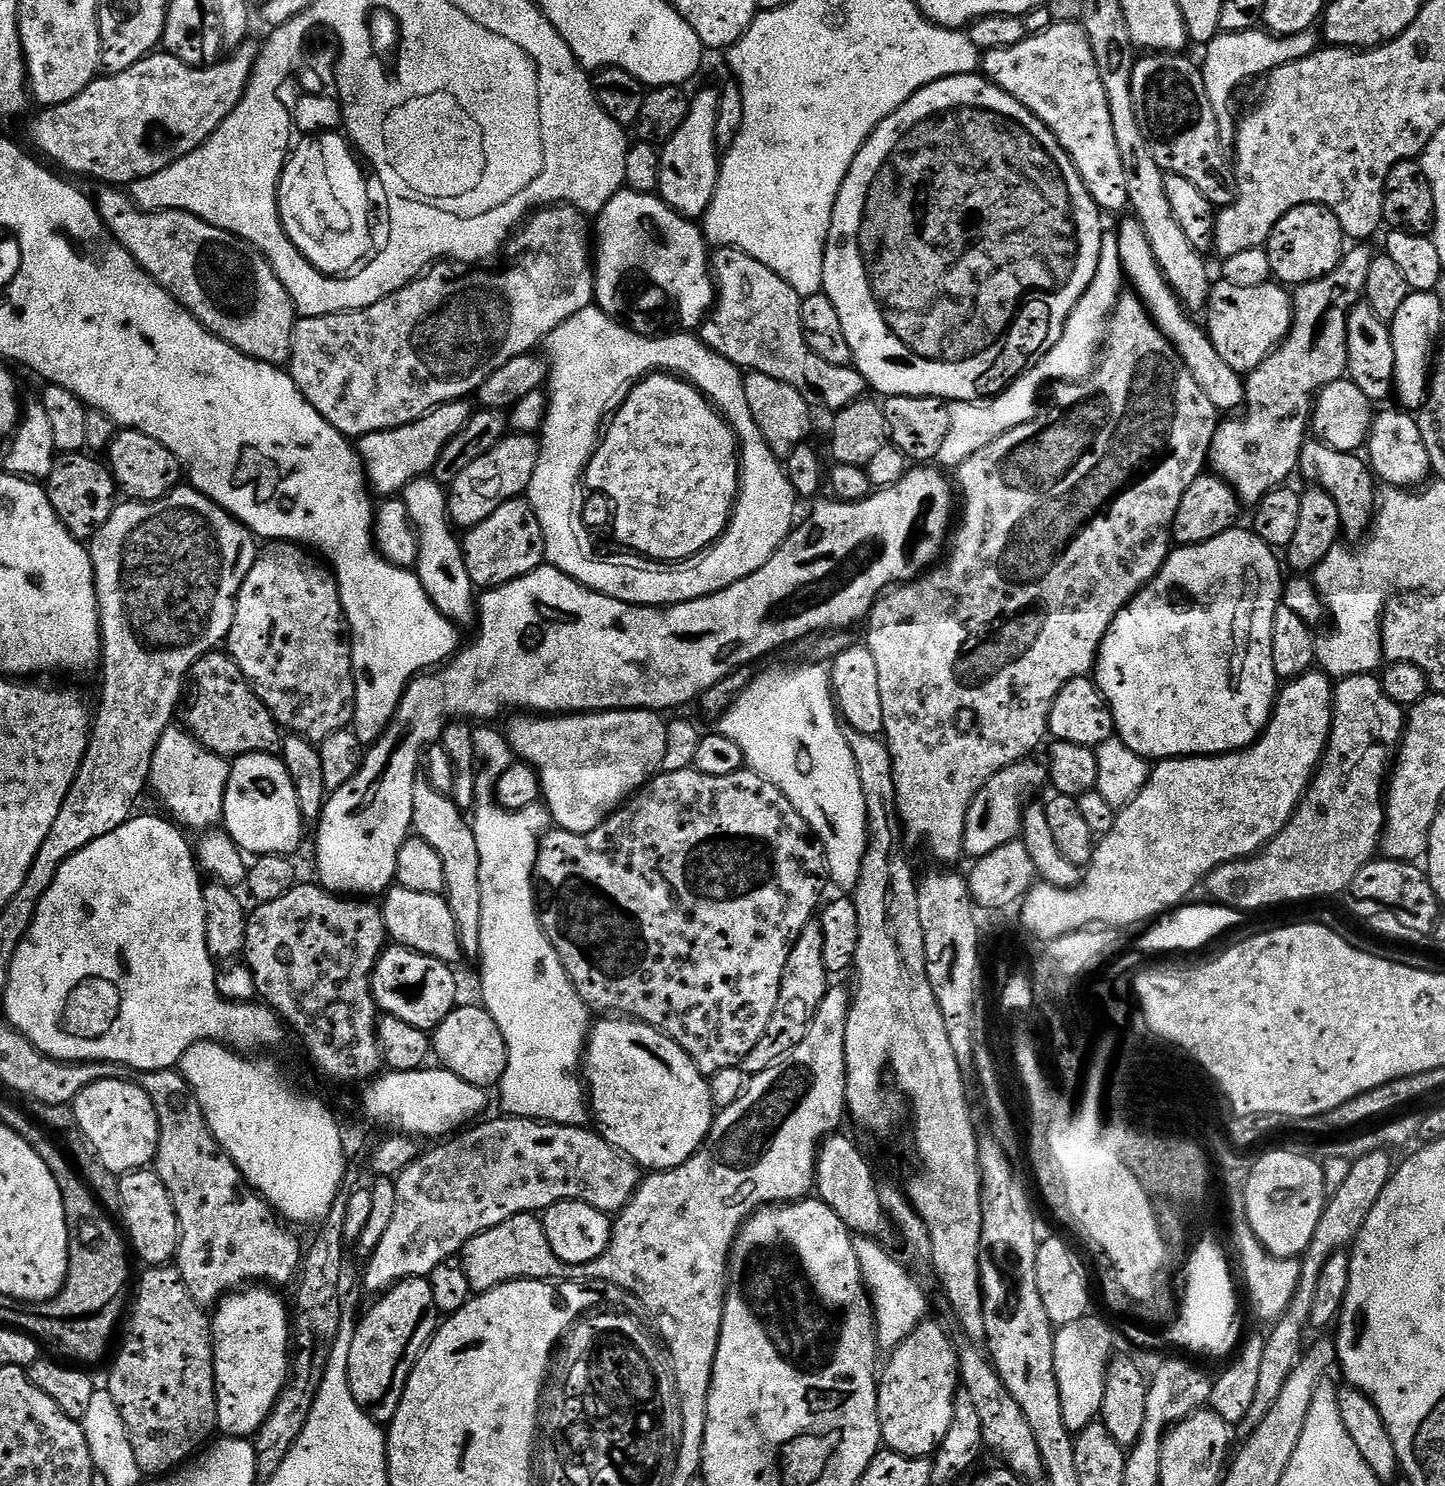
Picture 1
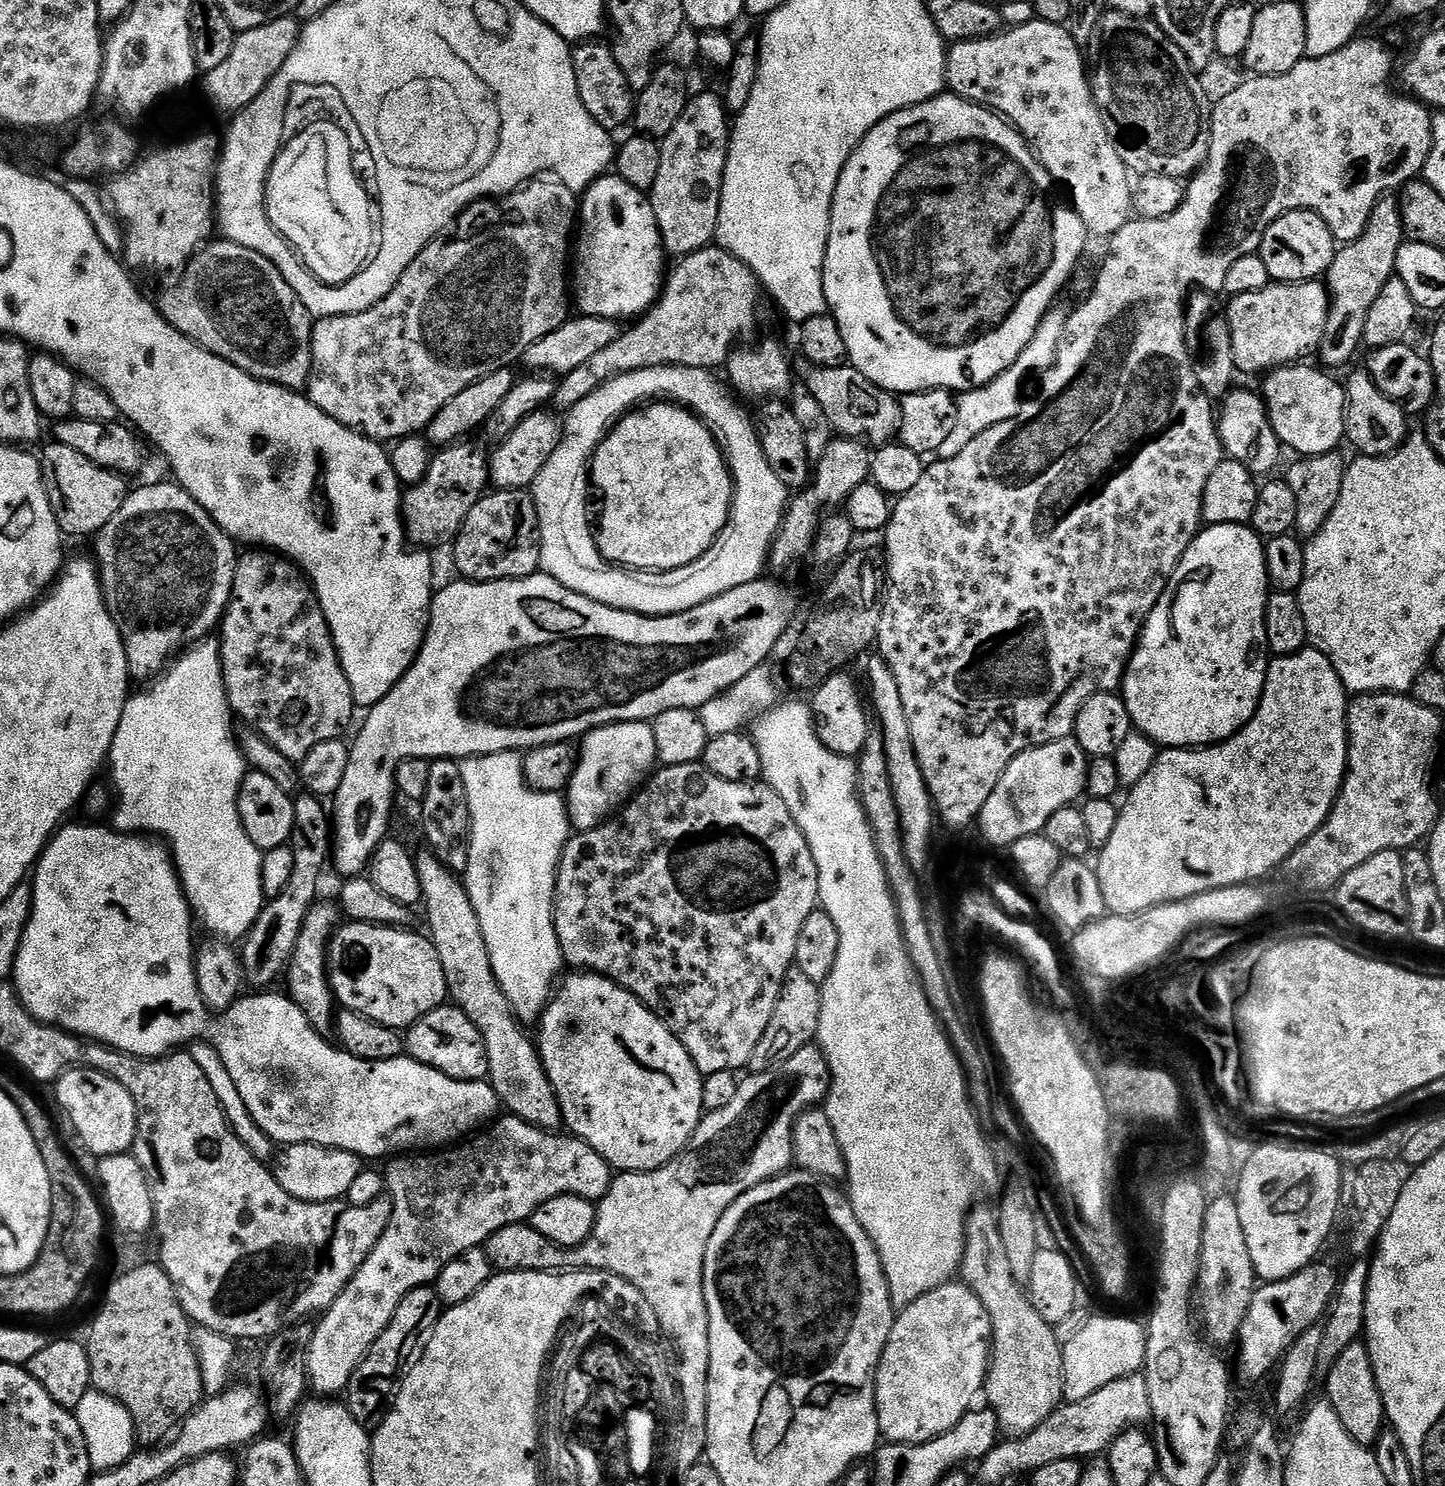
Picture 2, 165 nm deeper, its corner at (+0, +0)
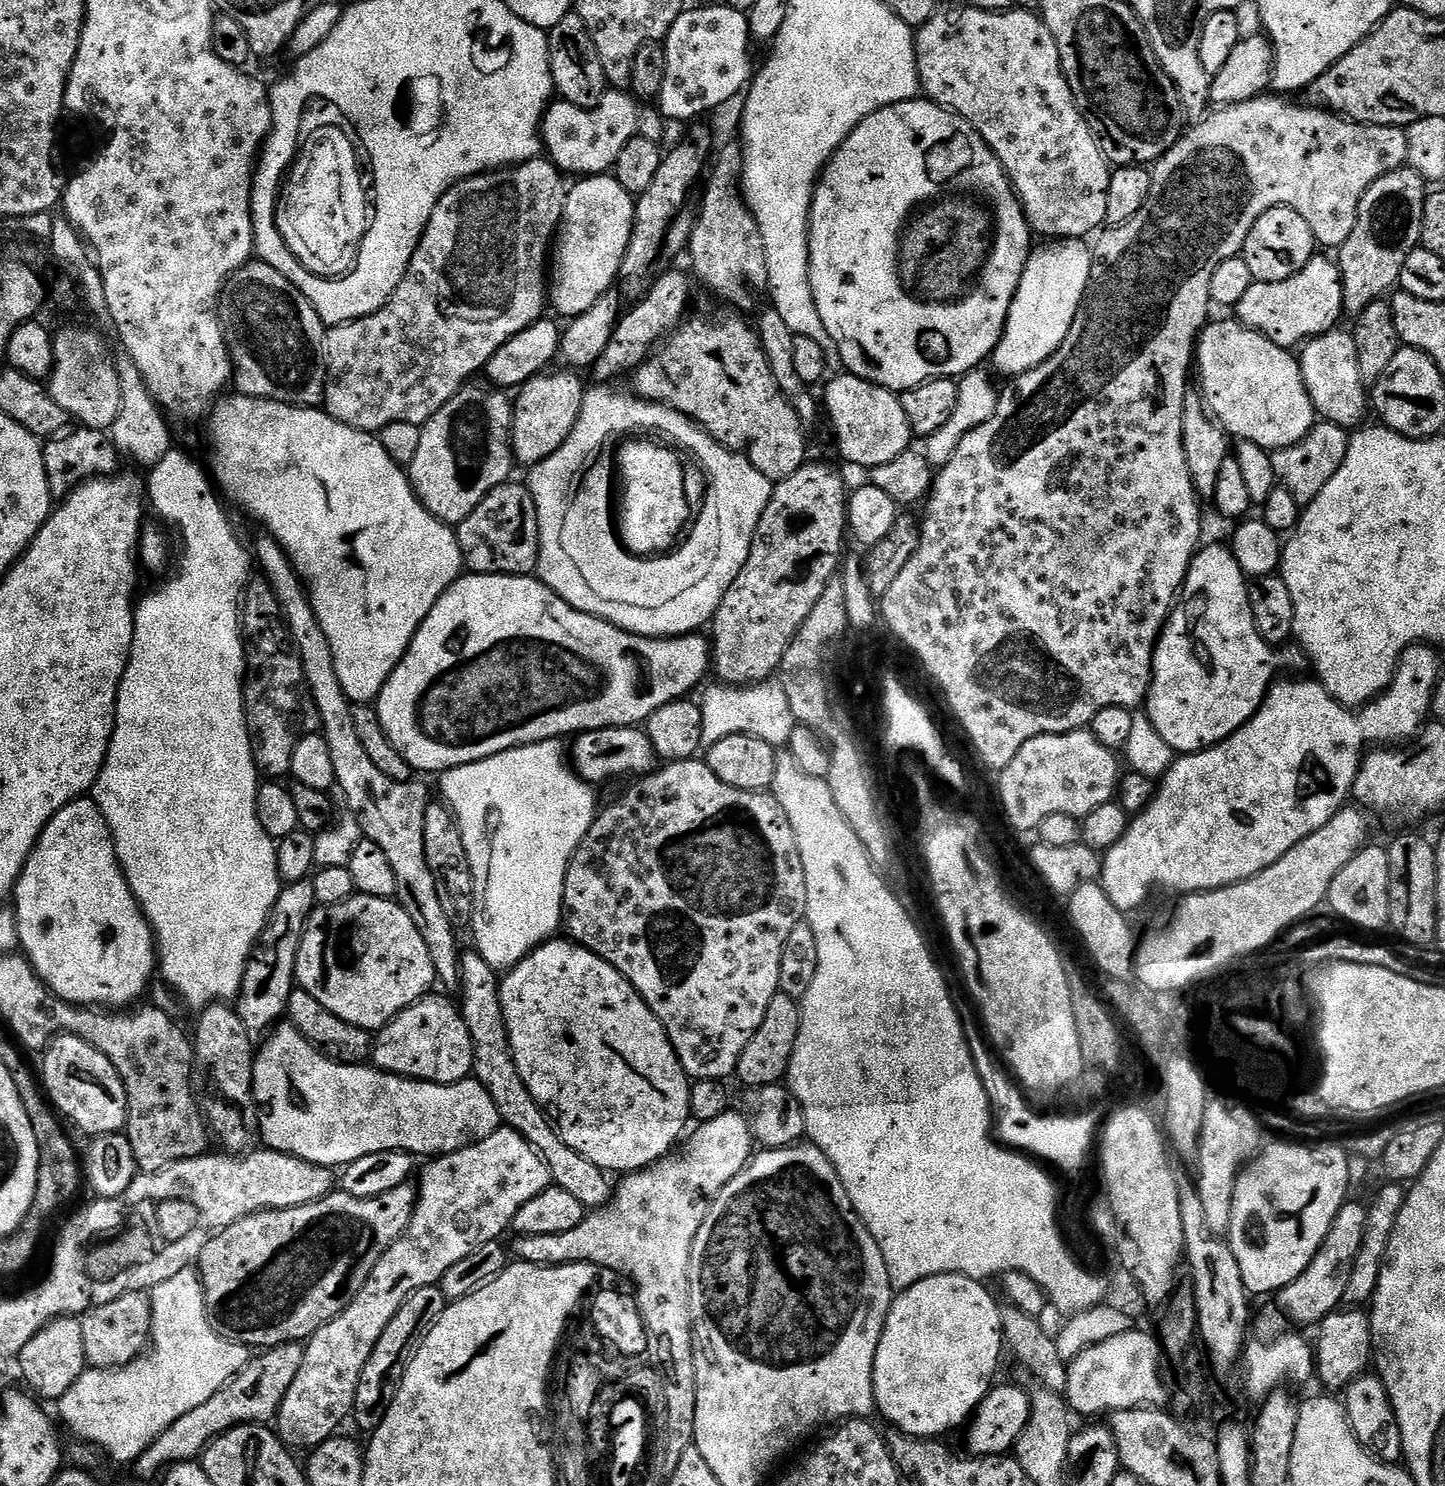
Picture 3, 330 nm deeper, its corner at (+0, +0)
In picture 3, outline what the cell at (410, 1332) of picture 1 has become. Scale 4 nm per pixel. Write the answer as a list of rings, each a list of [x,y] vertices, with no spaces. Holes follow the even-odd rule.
[[[431,1284],[422,1290],[414,1290],[414,1294],[406,1298],[402,1310],[398,1310],[398,1314],[390,1318],[390,1326],[382,1330],[382,1338],[378,1338],[374,1346],[374,1354],[370,1354],[370,1362],[366,1362],[366,1370],[362,1370],[356,1401],[352,1407],[351,1419],[356,1420],[357,1426],[364,1431],[364,1434],[370,1434],[378,1426],[382,1426],[382,1418],[386,1418],[386,1410],[390,1410],[394,1402],[404,1371],[408,1369],[408,1363],[449,1303],[437,1285]]]

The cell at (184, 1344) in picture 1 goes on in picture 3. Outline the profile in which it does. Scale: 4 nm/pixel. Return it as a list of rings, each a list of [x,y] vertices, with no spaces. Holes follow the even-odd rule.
[[[127,1292],[114,1302],[98,1304],[79,1317],[86,1358],[93,1368],[124,1368],[137,1360],[152,1338],[152,1298],[148,1292]]]

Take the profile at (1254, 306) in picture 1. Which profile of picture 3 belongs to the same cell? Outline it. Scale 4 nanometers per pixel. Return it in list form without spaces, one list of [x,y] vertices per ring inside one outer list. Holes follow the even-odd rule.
[[[1323,254],[1312,257],[1298,274],[1282,282],[1254,282],[1234,309],[1235,319],[1245,328],[1254,330],[1270,342],[1289,350],[1296,350],[1305,342],[1333,331],[1345,315],[1340,266],[1335,259],[1327,260]]]

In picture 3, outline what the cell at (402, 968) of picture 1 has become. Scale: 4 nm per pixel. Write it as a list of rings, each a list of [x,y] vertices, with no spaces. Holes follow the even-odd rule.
[[[353,894],[348,900],[337,904],[317,907],[308,919],[302,942],[298,946],[296,982],[310,994],[310,998],[318,998],[318,1002],[322,1002],[330,1014],[338,1014],[342,1022],[350,1022],[350,1026],[375,1033],[387,1028],[400,1012],[429,995],[437,979],[434,962],[430,962],[430,950],[426,950],[426,942],[418,926],[414,926],[403,906],[395,899]]]

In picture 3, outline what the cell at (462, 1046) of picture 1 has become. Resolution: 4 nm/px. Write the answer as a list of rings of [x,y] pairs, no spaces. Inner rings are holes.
[[[429,994],[418,1003],[410,1005],[389,1022],[387,1028],[379,1029],[370,1057],[371,1063],[381,1072],[392,1072],[396,1076],[407,1076],[409,1080],[428,1080],[432,1084],[456,1084],[469,1079],[472,1071],[472,1039],[459,1007],[444,996]]]

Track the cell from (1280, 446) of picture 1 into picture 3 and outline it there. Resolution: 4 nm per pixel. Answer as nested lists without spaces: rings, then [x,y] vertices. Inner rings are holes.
[[[1410,166],[1378,178],[1378,182],[1366,190],[1358,206],[1354,231],[1338,249],[1344,311],[1349,317],[1359,316],[1370,302],[1385,299],[1399,285],[1406,258],[1421,247],[1422,214],[1429,191],[1429,185]]]

